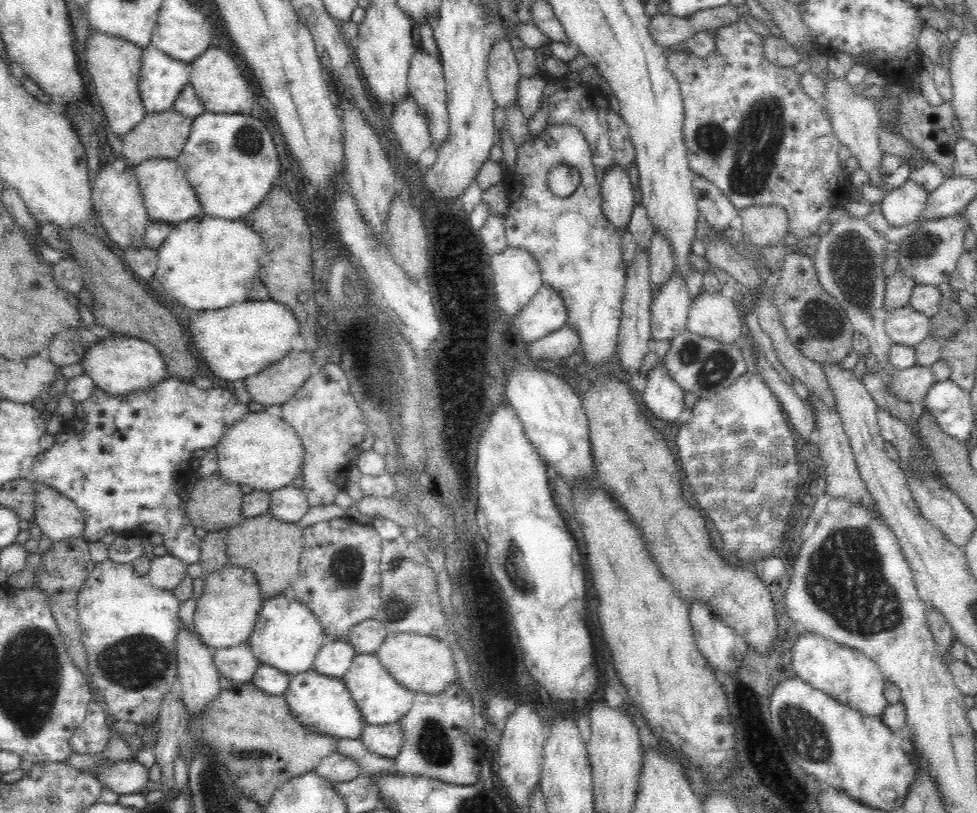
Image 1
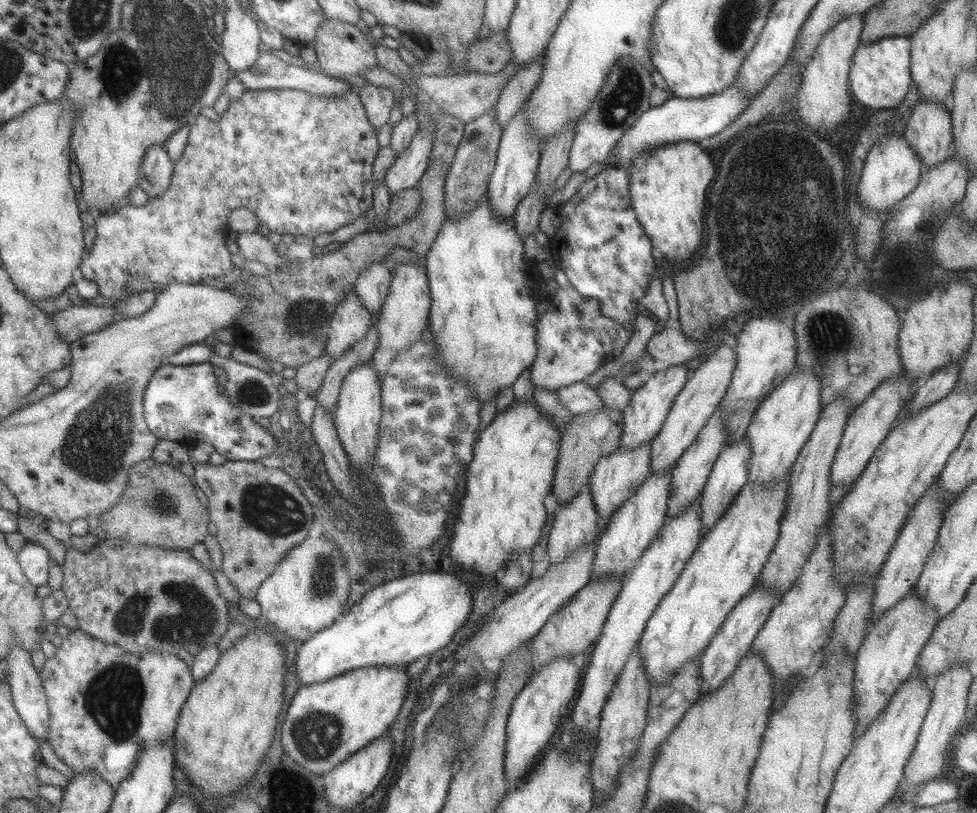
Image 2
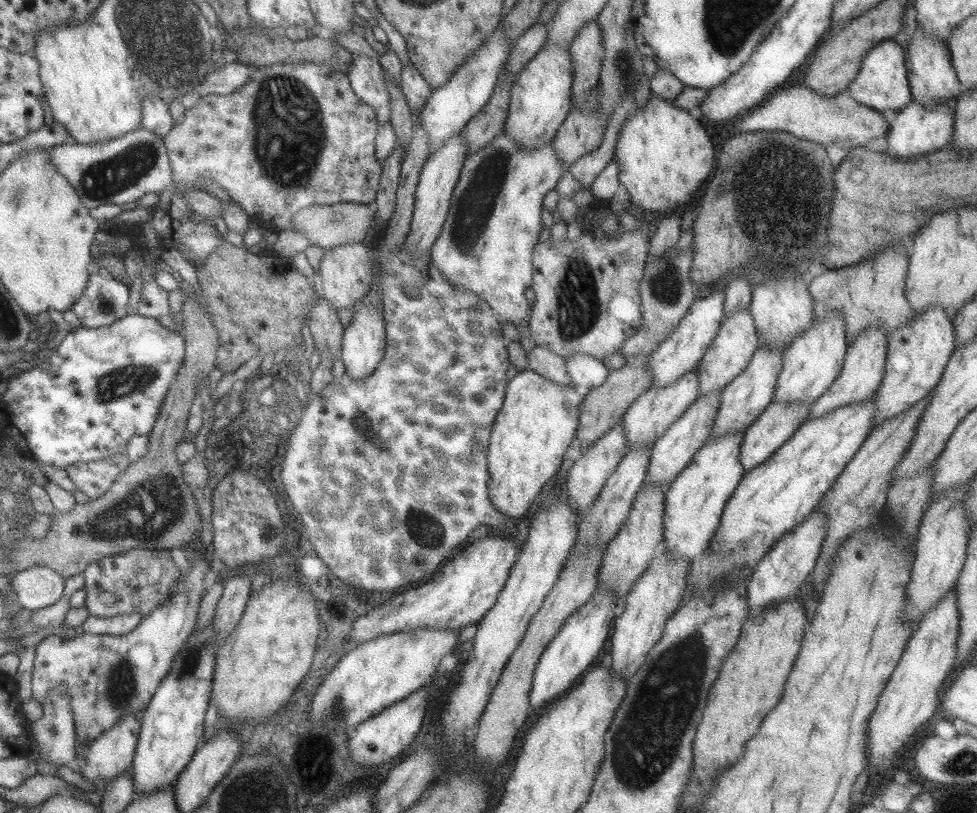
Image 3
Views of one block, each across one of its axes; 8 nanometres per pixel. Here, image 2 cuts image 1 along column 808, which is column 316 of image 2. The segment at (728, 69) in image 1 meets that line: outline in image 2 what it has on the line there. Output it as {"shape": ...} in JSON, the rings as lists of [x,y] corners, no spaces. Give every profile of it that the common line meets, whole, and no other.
{"shape":[[[284,88],[245,90],[241,97],[230,99],[227,111],[220,116],[217,122],[207,121],[200,114],[195,116],[194,123],[188,132],[185,148],[173,165],[170,185],[161,196],[149,198],[141,207],[123,206],[109,214],[95,215],[93,224],[96,233],[95,240],[93,240],[91,249],[82,258],[78,274],[86,280],[95,281],[98,287],[99,301],[105,303],[118,303],[133,295],[134,292],[125,290],[125,285],[126,282],[135,279],[135,275],[149,279],[149,282],[152,282],[155,287],[153,292],[156,293],[163,291],[171,282],[197,284],[201,279],[207,279],[216,283],[219,277],[229,274],[233,269],[230,253],[224,242],[226,235],[223,233],[223,228],[225,228],[225,222],[228,222],[229,211],[239,207],[252,210],[260,224],[263,224],[271,233],[278,235],[290,234],[293,237],[305,235],[312,240],[318,235],[333,233],[337,228],[353,223],[360,214],[371,211],[372,192],[374,191],[371,166],[379,149],[376,134],[377,132],[374,132],[368,123],[357,91],[348,90],[343,96],[321,98],[320,96],[311,96],[302,90]]]}

